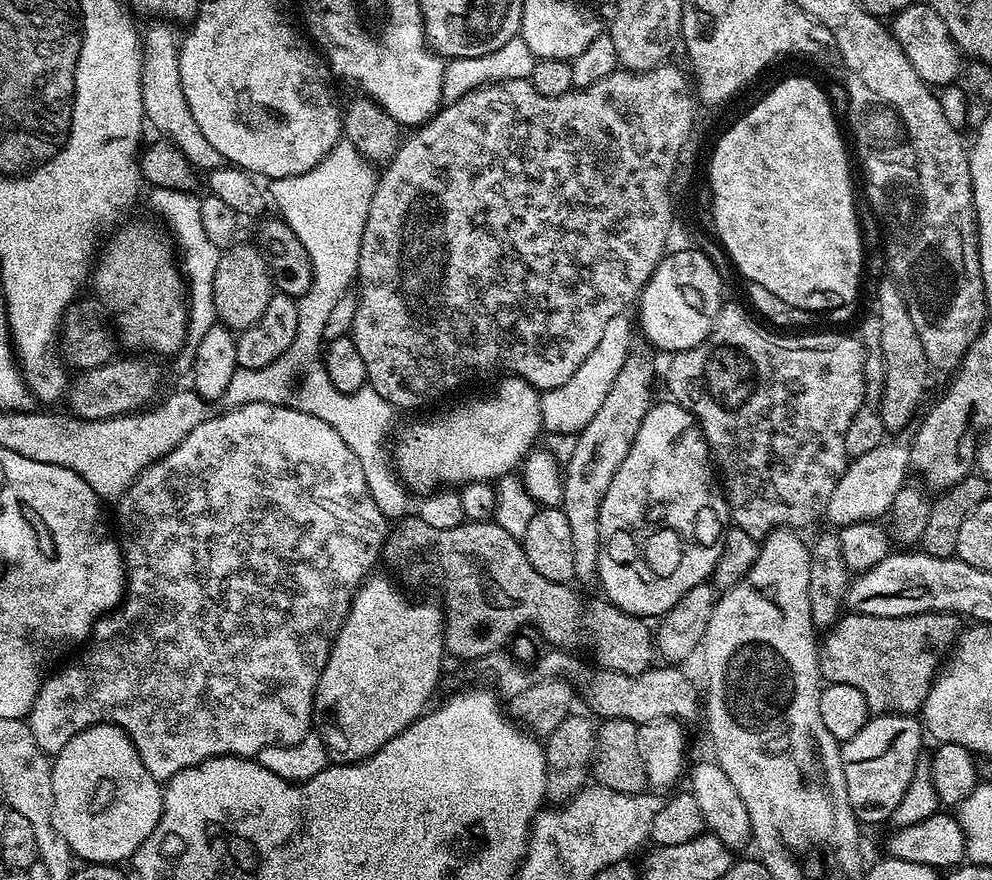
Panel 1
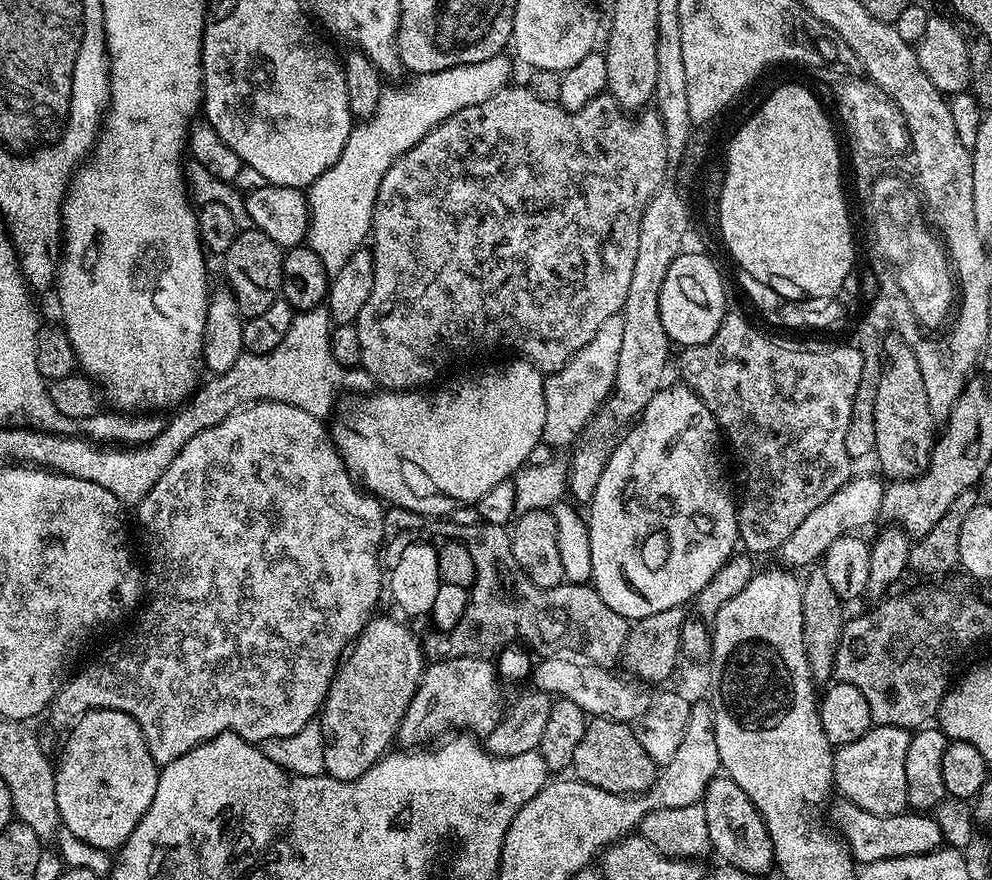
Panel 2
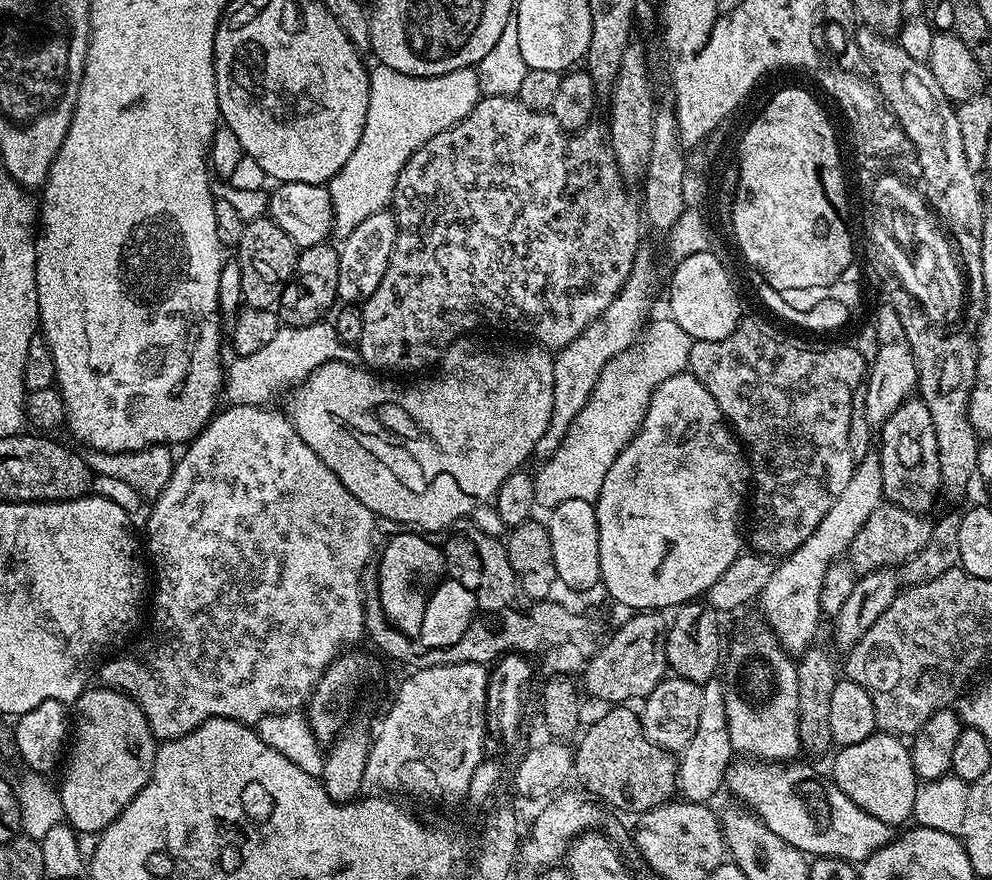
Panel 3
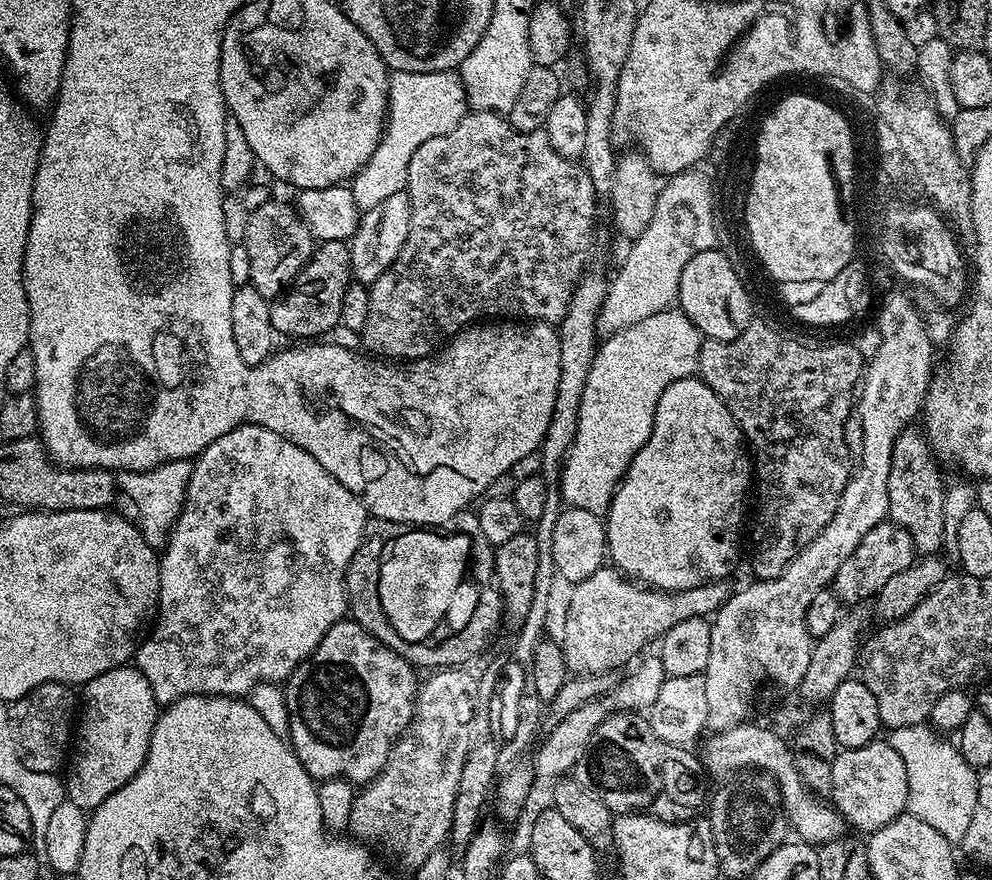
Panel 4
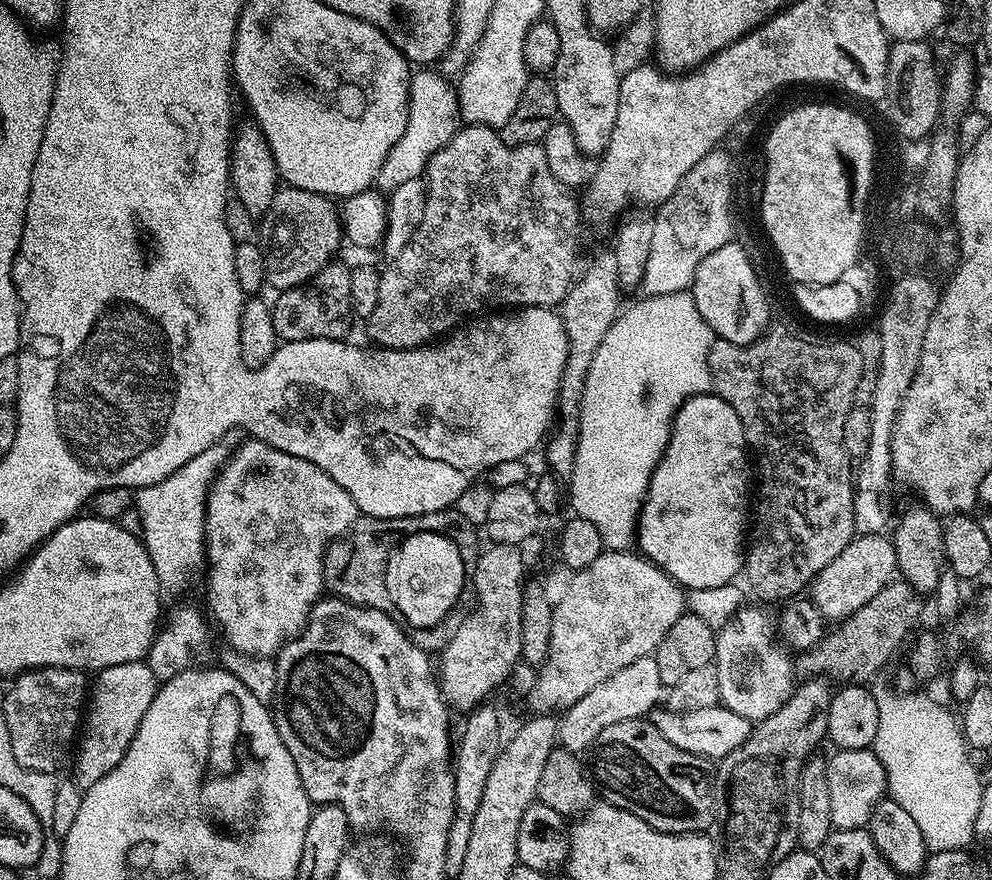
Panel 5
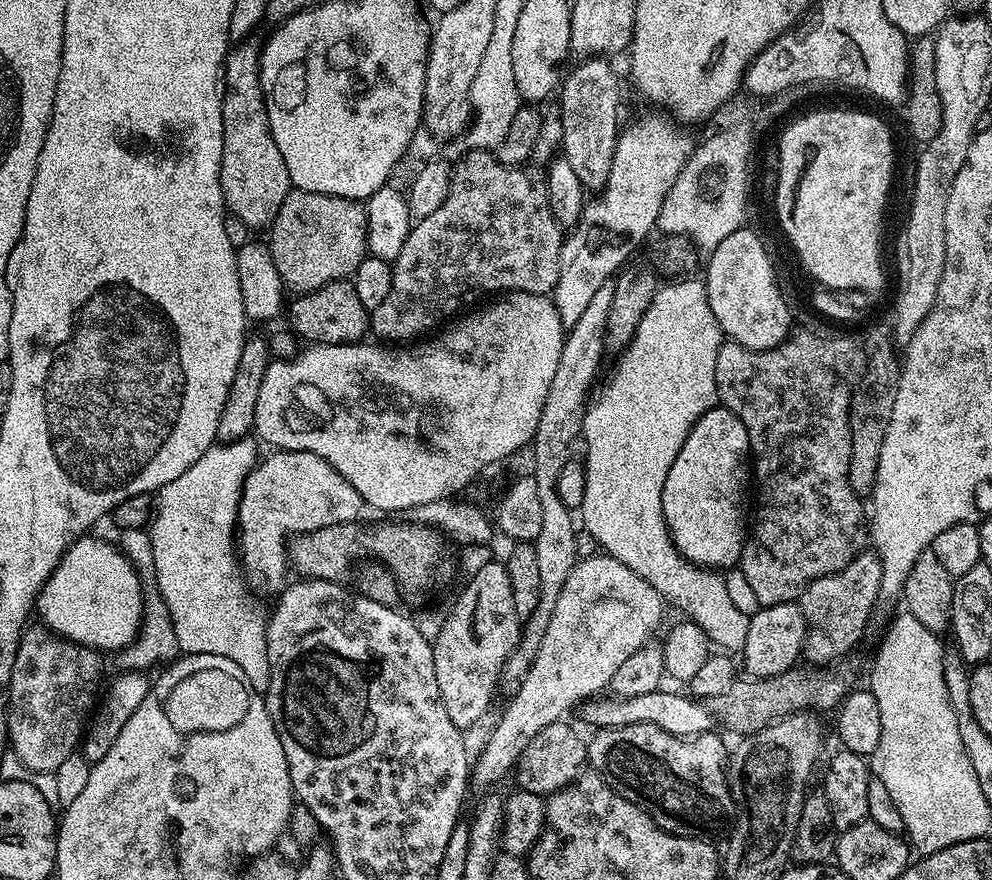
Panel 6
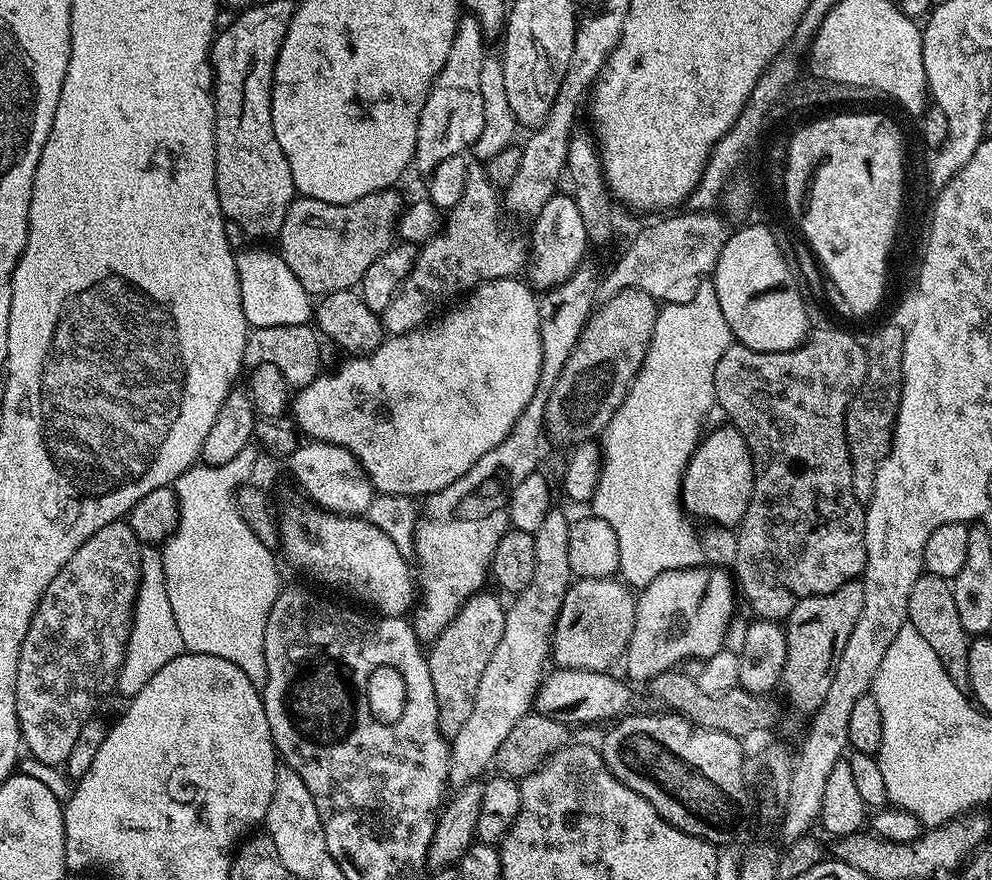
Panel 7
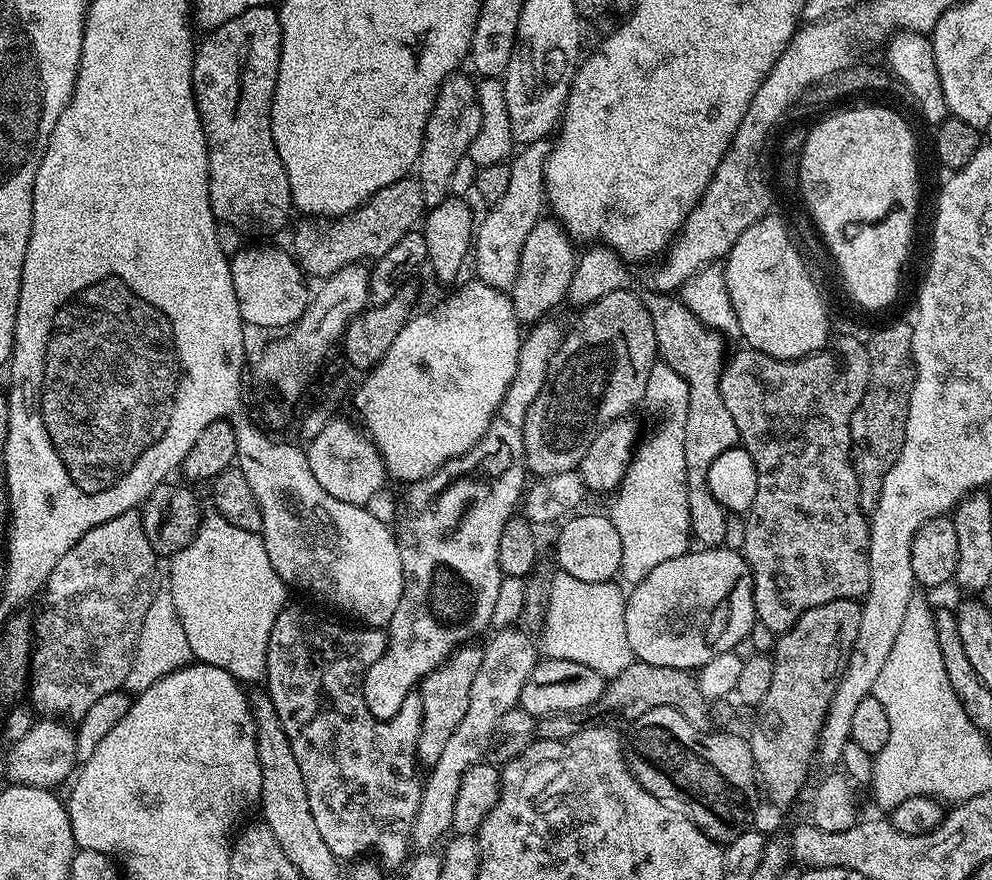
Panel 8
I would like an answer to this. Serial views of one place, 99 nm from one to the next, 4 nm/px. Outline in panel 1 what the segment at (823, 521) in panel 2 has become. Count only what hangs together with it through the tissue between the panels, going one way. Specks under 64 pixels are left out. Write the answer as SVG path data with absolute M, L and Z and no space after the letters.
M892 438L885 439L882 446L877 446L875 450L855 457L849 463L848 469L836 479L834 494L830 494L830 502L826 506L824 516L832 526L857 524L867 520L879 521L891 513L894 498L898 498L898 490L904 488L909 476L909 445L899 444Z

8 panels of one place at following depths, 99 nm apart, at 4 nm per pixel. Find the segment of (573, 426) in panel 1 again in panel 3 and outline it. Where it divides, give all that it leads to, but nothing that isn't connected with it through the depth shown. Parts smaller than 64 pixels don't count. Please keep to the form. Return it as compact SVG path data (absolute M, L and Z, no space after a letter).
M645 254L637 255L634 266L630 270L630 278L622 286L622 290L602 310L602 314L570 346L559 349L554 356L554 406L550 414L550 422L546 434L538 438L534 456L537 461L551 460L553 454L562 446L562 438L566 430L578 418L578 414L590 398L602 370L610 358L622 354L631 348L645 327L644 315L648 312L648 295L652 292L652 260Z

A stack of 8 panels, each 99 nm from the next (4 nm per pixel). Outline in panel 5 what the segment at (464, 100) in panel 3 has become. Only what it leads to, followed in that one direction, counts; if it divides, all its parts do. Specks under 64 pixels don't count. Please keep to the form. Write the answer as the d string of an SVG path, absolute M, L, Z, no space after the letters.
M413 71L408 81L406 130L402 138L394 142L386 162L382 162L382 170L376 175L375 187L387 194L402 186L402 182L421 179L433 154L442 150L442 146L446 146L446 142L450 142L450 138L457 132L459 120L457 89L439 71Z

